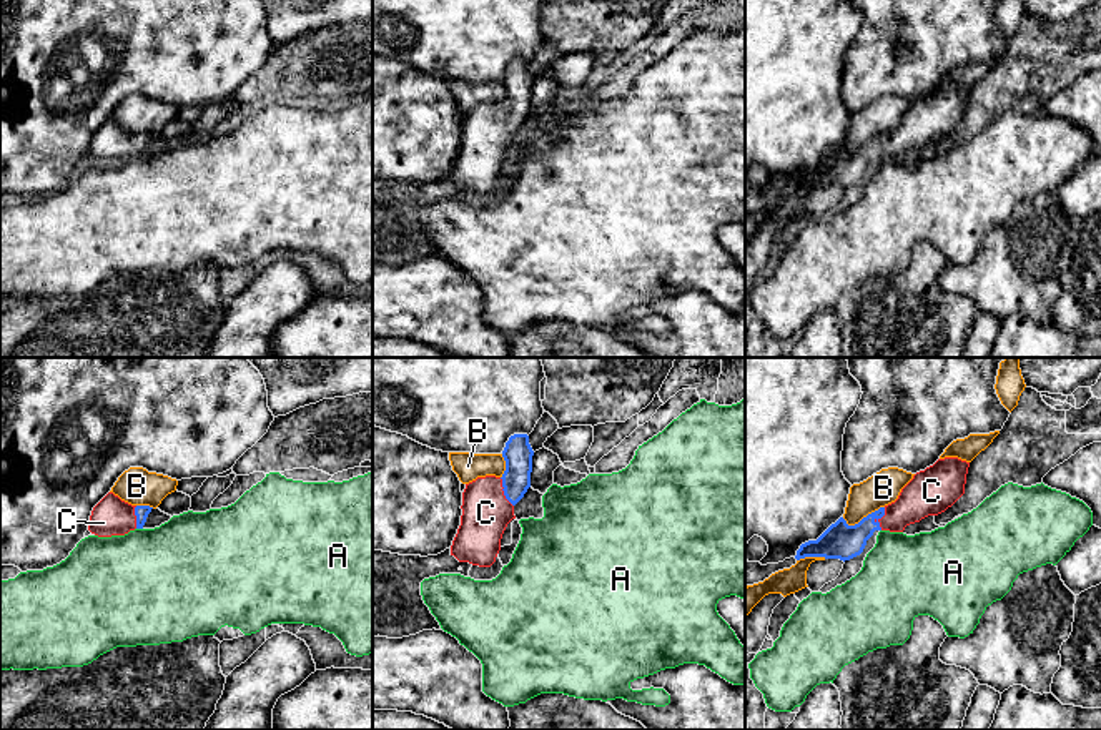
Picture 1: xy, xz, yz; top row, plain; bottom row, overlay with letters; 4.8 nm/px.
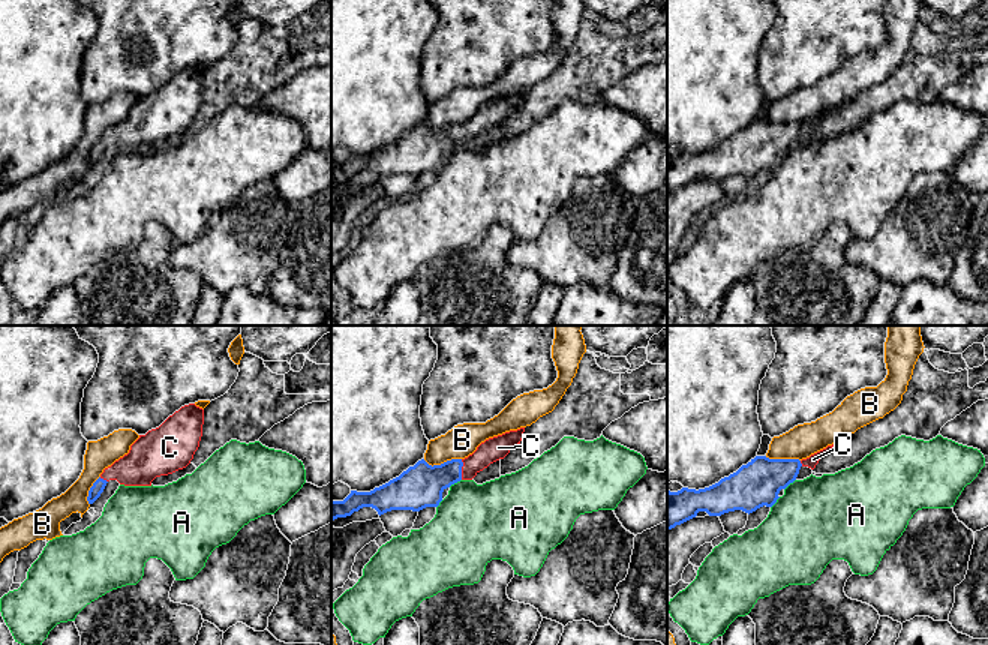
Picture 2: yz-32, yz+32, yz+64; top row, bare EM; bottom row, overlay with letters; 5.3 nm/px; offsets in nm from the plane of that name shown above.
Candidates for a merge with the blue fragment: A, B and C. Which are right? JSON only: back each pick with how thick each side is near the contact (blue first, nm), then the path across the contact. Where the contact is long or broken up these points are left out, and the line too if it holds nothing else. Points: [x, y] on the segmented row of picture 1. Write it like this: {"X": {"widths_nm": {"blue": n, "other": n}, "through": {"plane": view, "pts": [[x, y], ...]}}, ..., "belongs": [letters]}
{"C": {"widths_nm": {"blue": 180, "other": 200}, "through": {"plane": "yz", "pts": [[840, 541], [850, 541], [880, 517], [900, 514], [925, 494]]}}, "belongs": ["C"]}

